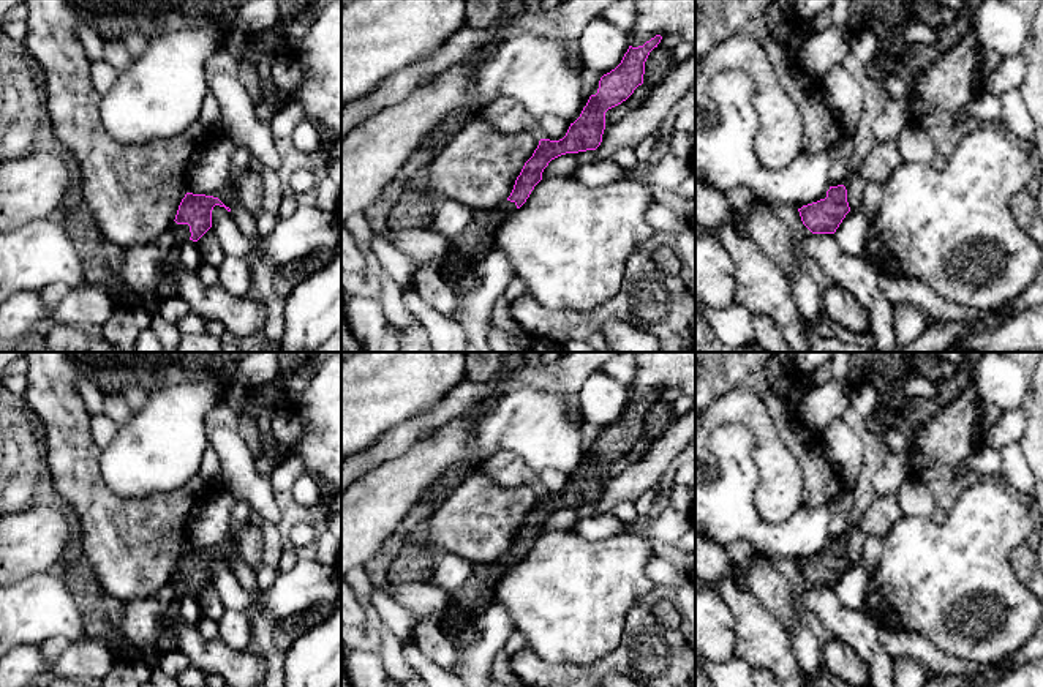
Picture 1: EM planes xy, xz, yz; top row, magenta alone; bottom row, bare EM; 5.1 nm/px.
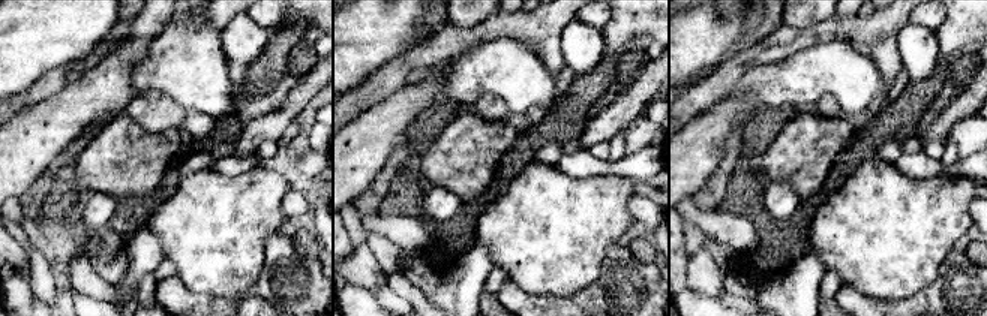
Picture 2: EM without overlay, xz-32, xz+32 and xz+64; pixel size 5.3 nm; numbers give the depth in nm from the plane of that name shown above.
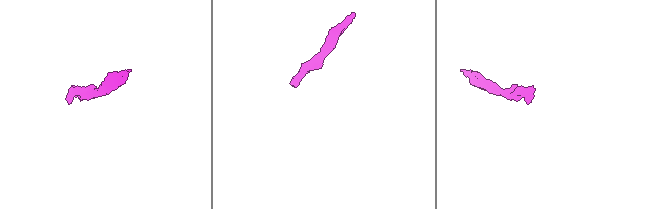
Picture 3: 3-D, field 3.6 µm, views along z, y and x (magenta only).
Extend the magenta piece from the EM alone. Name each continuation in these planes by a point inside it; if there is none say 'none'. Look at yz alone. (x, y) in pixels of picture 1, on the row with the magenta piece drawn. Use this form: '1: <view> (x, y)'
none

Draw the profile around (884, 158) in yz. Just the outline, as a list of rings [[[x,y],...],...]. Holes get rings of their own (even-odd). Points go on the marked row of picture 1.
[[[894,141],[875,142],[858,167],[858,174],[866,183],[882,185],[901,163],[902,155]]]

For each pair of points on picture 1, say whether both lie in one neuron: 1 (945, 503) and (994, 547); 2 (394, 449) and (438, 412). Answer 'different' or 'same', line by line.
1: different
2: same

